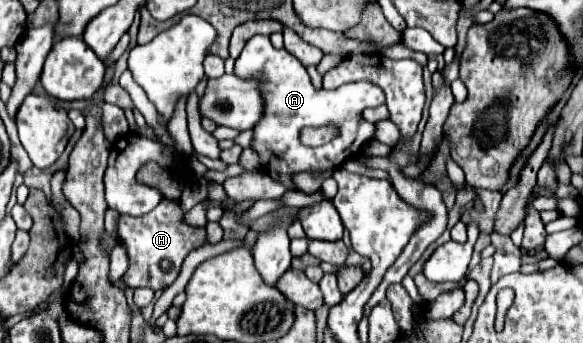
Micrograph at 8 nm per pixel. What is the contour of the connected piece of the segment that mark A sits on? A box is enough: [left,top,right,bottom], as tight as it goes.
[235,35,385,189]

